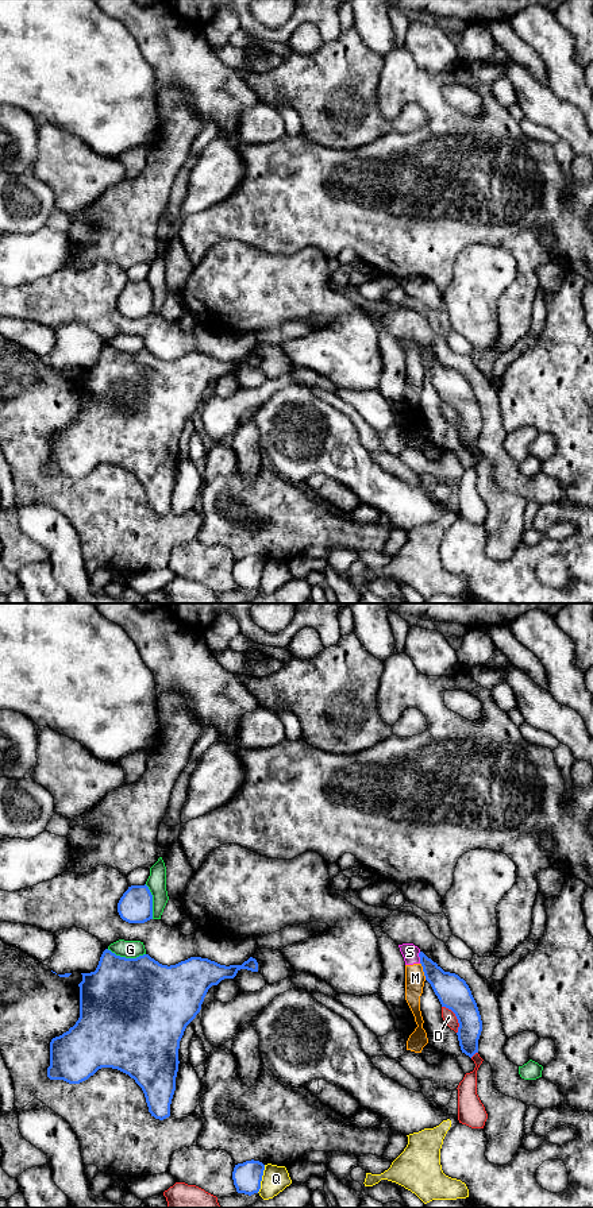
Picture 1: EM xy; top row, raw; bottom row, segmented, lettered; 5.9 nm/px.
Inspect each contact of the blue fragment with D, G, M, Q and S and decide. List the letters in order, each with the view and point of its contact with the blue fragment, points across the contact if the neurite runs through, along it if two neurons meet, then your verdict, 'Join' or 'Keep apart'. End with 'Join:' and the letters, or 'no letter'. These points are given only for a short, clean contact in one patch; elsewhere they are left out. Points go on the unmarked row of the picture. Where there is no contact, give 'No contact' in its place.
D: Touches blue at xy (457, 413). Keep apart
G: Touches blue at xy (124, 352). Keep apart
M: Touches blue at xy (423, 366). Boundary: xy (420, 358), (426, 374). Keep apart
Q: Touches blue at xy (261, 574). Boundary: xy (265, 560), (261, 583), (257, 587). Keep apart
S: Touches blue at xy (419, 351). Boundary: xy (420, 347), (419, 358). Keep apart
Join: no letter

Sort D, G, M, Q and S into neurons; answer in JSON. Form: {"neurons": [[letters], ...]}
{"neurons": [["D"], ["G"], ["M", "S"], ["Q"]]}

